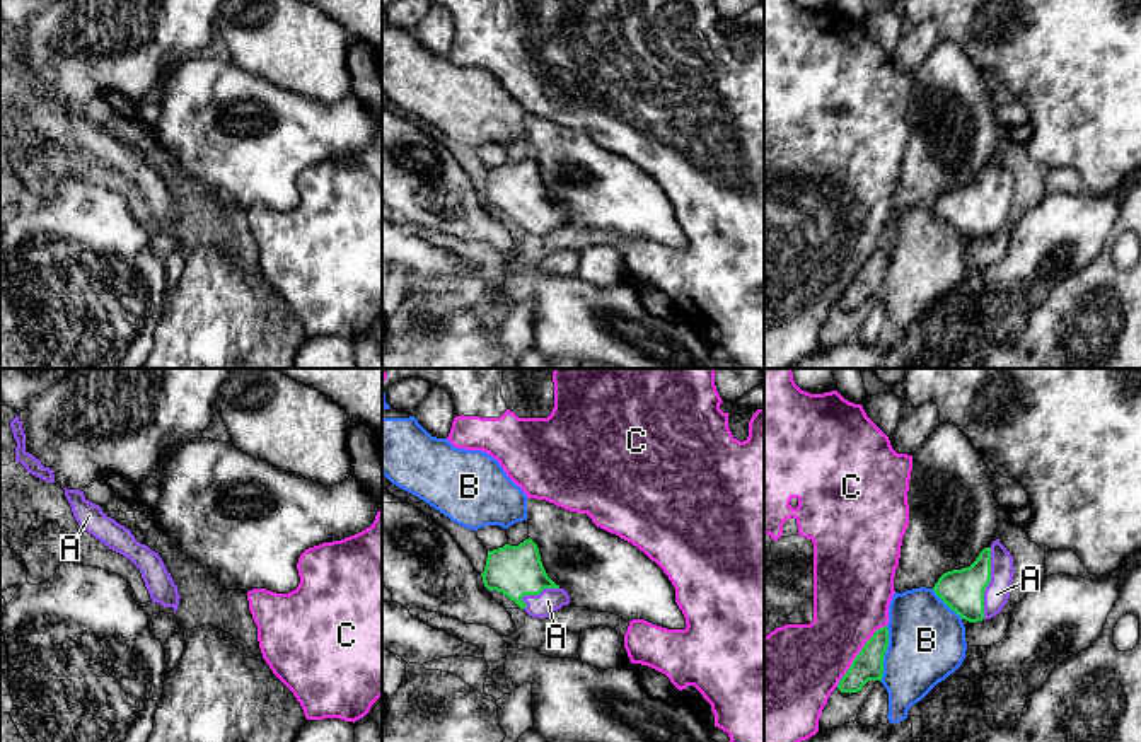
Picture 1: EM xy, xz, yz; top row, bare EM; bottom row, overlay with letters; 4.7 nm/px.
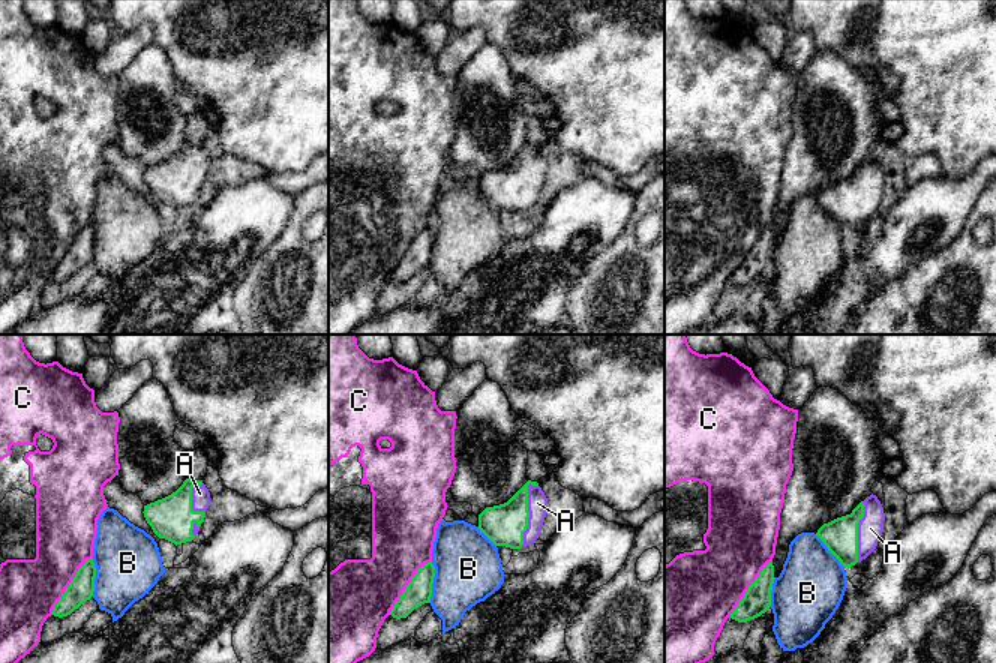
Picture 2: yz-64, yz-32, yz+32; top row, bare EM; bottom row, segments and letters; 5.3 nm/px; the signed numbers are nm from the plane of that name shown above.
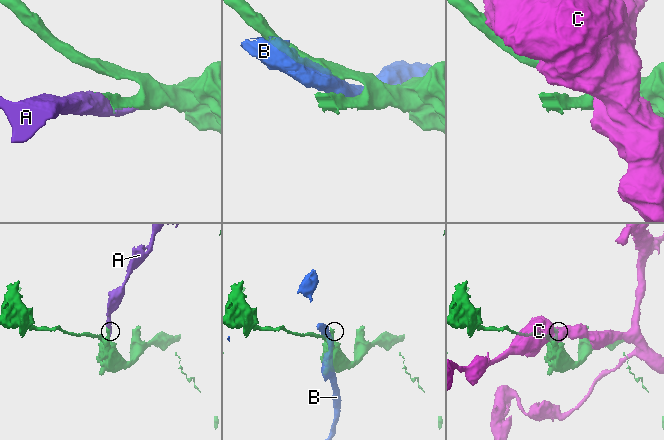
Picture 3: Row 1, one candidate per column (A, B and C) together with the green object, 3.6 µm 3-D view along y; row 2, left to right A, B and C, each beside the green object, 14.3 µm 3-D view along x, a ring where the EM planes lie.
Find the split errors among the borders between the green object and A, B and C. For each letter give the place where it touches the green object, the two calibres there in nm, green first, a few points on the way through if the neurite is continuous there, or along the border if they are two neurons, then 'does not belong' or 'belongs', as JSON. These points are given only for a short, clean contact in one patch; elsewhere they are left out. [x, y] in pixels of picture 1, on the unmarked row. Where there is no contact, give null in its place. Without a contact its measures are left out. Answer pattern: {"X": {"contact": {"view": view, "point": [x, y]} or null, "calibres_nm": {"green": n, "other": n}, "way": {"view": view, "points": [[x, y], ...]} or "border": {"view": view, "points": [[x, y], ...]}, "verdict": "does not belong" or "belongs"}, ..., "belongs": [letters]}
{"A": {"contact": {"view": "yz", "point": [988, 202]}, "calibres_nm": {"green": 200, "other": 120}, "verdict": "belongs"}, "B": {"contact": {"view": "yz", "point": [884, 272]}, "calibres_nm": {"green": 140, "other": 360}, "verdict": "does not belong"}, "C": {"contact": {"view": "yz", "point": [858, 272]}, "calibres_nm": {"green": 140, "other": 360}, "verdict": "does not belong"}, "belongs": ["A"]}

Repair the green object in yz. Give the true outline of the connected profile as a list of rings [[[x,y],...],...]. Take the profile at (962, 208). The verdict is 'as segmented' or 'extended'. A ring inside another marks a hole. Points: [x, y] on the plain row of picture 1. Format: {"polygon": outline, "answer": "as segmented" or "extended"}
{"polygon": [[[996,157],[970,184],[943,191],[933,208],[962,237],[977,241],[1001,230],[1013,193],[1013,174]]], "answer": "extended"}

